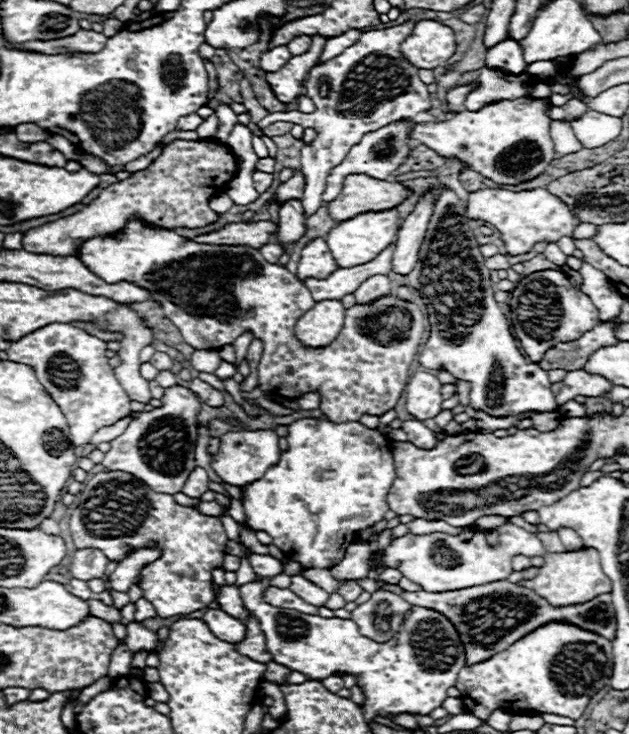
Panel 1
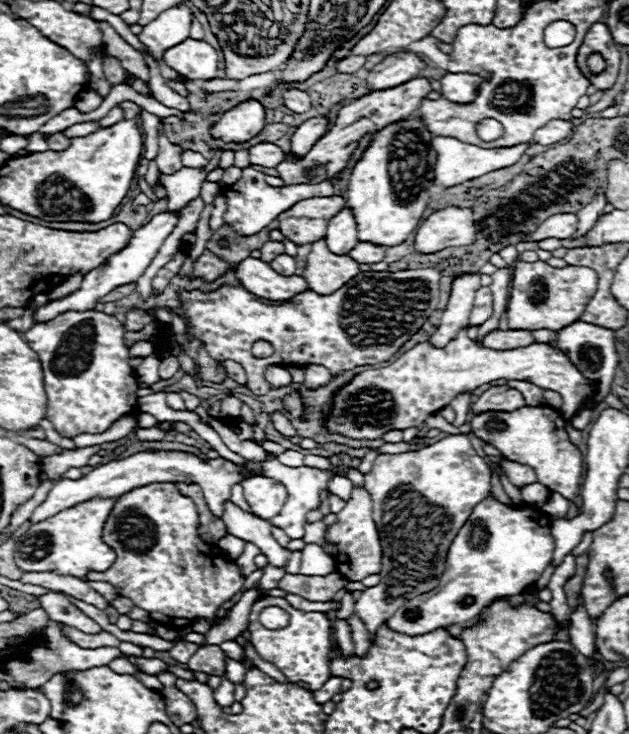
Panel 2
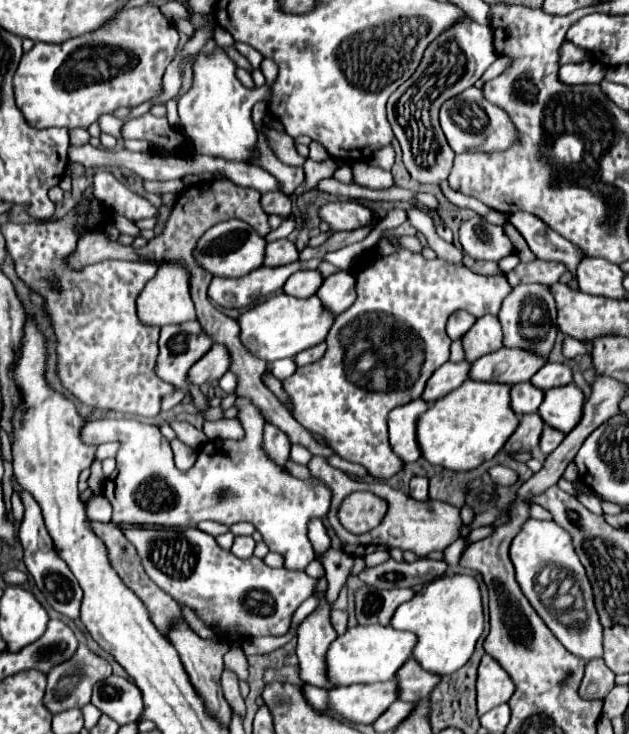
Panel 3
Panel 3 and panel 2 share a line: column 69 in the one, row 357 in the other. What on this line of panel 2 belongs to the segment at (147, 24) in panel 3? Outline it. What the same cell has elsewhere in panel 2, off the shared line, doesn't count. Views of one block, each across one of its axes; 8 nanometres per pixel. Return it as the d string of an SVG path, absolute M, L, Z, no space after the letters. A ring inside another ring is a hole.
M68 310L54 320L32 326L24 338L40 356L48 396L46 418L60 436L72 438L82 432L100 434L118 418L136 410L138 384L134 370L128 364L122 324L114 314Z

